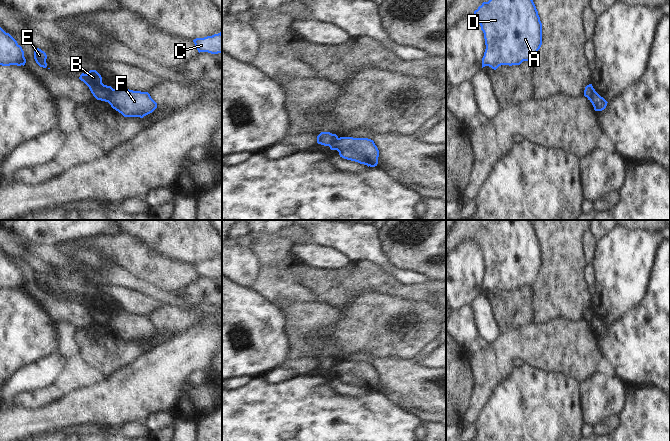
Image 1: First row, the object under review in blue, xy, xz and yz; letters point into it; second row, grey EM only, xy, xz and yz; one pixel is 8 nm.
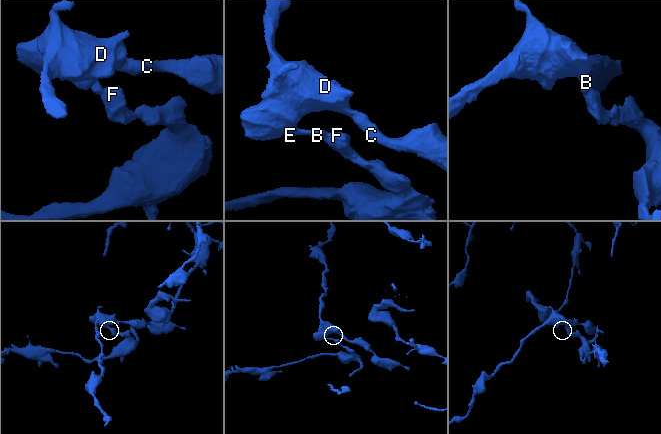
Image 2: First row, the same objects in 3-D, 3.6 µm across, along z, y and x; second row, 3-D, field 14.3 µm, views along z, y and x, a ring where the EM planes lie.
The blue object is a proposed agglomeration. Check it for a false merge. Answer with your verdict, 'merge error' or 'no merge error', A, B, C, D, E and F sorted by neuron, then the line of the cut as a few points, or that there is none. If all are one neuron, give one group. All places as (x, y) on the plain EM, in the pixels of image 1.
merge error; A B C D E / F; cut in xy along (113, 313), (106, 325)

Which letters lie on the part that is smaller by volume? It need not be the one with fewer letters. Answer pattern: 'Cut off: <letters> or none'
Cut off: F.

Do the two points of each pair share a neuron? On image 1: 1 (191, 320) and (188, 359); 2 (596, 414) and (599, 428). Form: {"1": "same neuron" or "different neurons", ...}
{"1": "different neurons", "2": "different neurons"}

